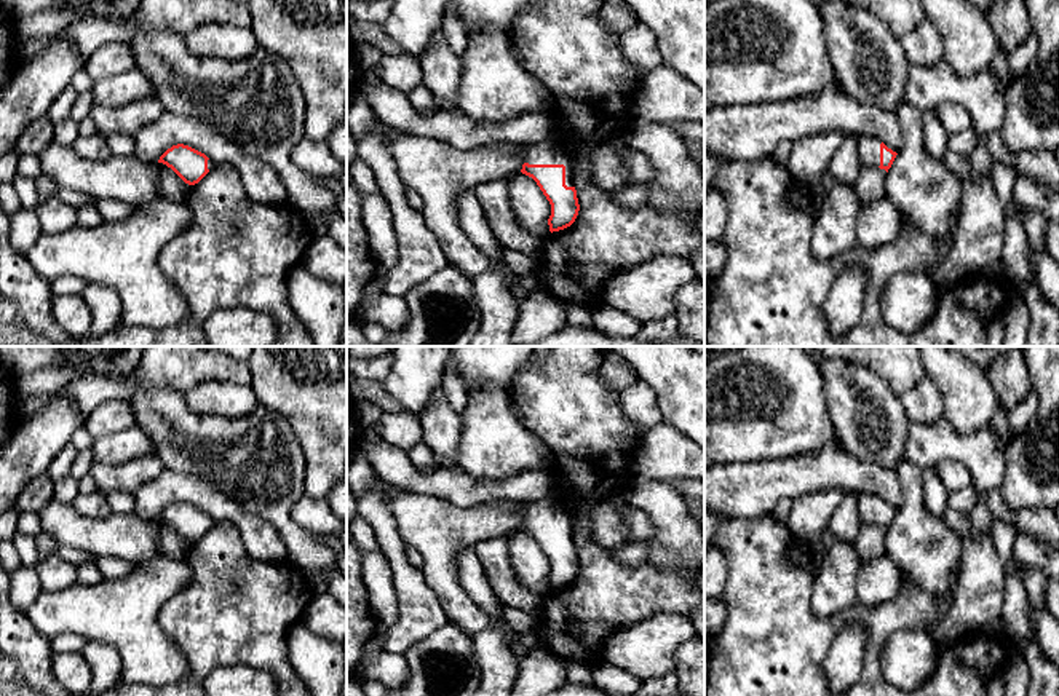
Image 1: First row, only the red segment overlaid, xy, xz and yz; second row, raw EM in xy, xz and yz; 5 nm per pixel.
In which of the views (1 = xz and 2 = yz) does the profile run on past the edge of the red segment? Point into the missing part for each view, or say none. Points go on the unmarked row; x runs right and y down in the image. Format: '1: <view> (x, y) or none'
1: xz (548, 510)
2: yz (868, 505)

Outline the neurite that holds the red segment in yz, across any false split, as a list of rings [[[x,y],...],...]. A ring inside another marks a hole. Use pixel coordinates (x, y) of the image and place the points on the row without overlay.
[[[858,493],[856,504],[858,516],[863,524],[880,525],[885,527],[886,530],[898,512],[896,509],[888,506],[883,500],[880,500],[877,495],[871,493]]]

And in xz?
[[[553,495],[529,504],[522,532],[532,535],[551,562],[549,589],[570,584],[580,568],[569,516]]]

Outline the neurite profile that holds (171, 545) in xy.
[[[157,520],[160,527],[158,556],[168,559],[184,559],[188,552],[190,543],[185,541],[171,525]]]

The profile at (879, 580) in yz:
[[[886,554],[867,560],[861,565],[856,578],[858,602],[866,607],[888,602],[898,594],[902,579],[902,571]]]

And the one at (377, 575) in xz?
[[[361,551],[363,583],[367,591],[369,605],[375,615],[377,629],[364,645],[359,666],[347,677],[347,682],[364,682],[363,659],[382,650],[383,631],[398,619],[398,594],[391,565],[380,551]]]

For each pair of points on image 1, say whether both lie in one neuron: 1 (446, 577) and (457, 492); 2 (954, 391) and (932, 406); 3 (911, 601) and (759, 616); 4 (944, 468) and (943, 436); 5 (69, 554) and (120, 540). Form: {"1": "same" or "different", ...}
{"1": "different", "2": "different", "3": "same", "4": "different", "5": "different"}

